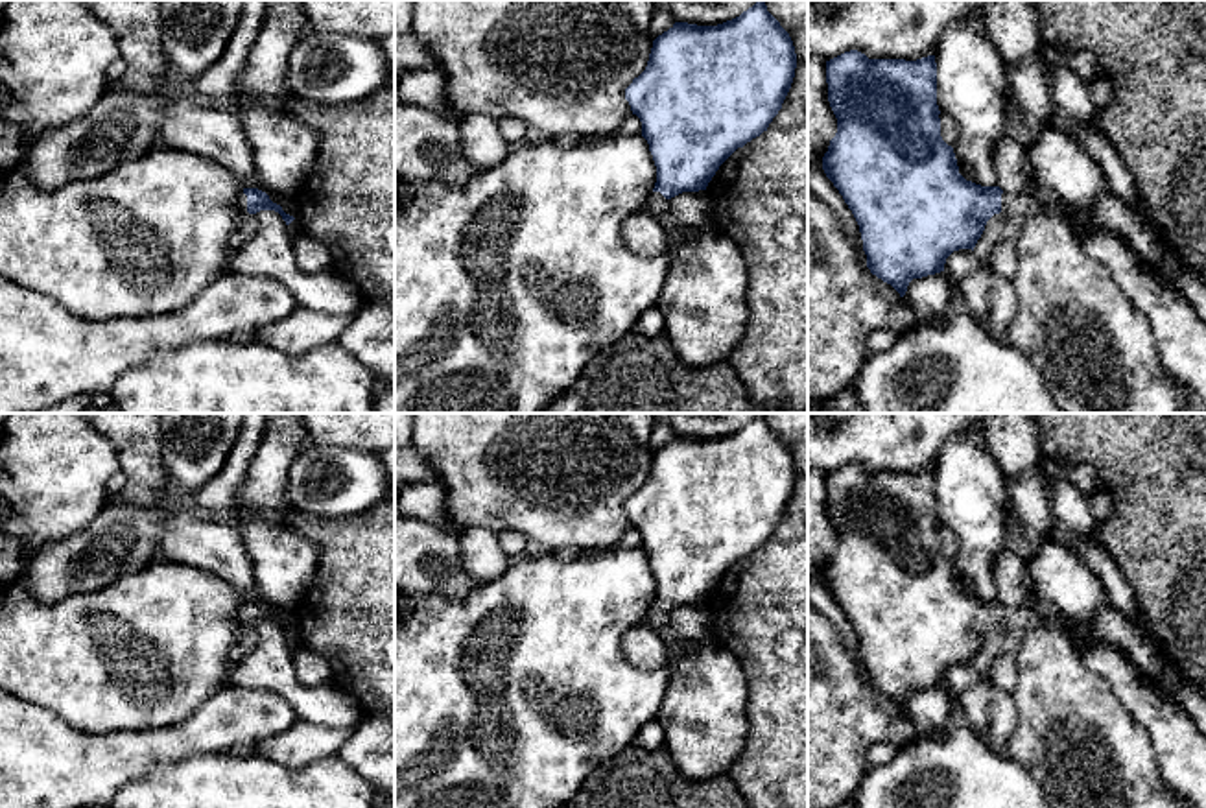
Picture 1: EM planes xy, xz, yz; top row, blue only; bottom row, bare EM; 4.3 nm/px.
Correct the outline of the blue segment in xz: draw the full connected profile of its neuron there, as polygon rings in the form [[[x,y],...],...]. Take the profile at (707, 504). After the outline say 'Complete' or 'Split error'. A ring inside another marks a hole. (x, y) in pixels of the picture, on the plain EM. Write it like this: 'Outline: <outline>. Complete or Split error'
Outline: [[[758,413],[739,430],[717,439],[675,435],[653,454],[645,483],[625,502],[625,513],[642,535],[642,550],[647,553],[656,579],[656,596],[644,624],[664,640],[666,662],[671,666],[669,684],[656,719],[666,732],[666,751],[690,782],[727,773],[741,755],[749,731],[749,686],[741,664],[730,651],[721,649],[712,640],[690,648],[666,624],[666,616],[682,605],[706,603],[719,579],[738,561],[767,544],[791,502],[795,481],[797,467],[789,446],[767,424],[765,413]]]. Split error

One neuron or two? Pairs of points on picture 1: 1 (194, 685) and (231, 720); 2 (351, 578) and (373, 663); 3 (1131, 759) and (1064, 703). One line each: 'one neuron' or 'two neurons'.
1: two neurons
2: one neuron
3: one neuron

